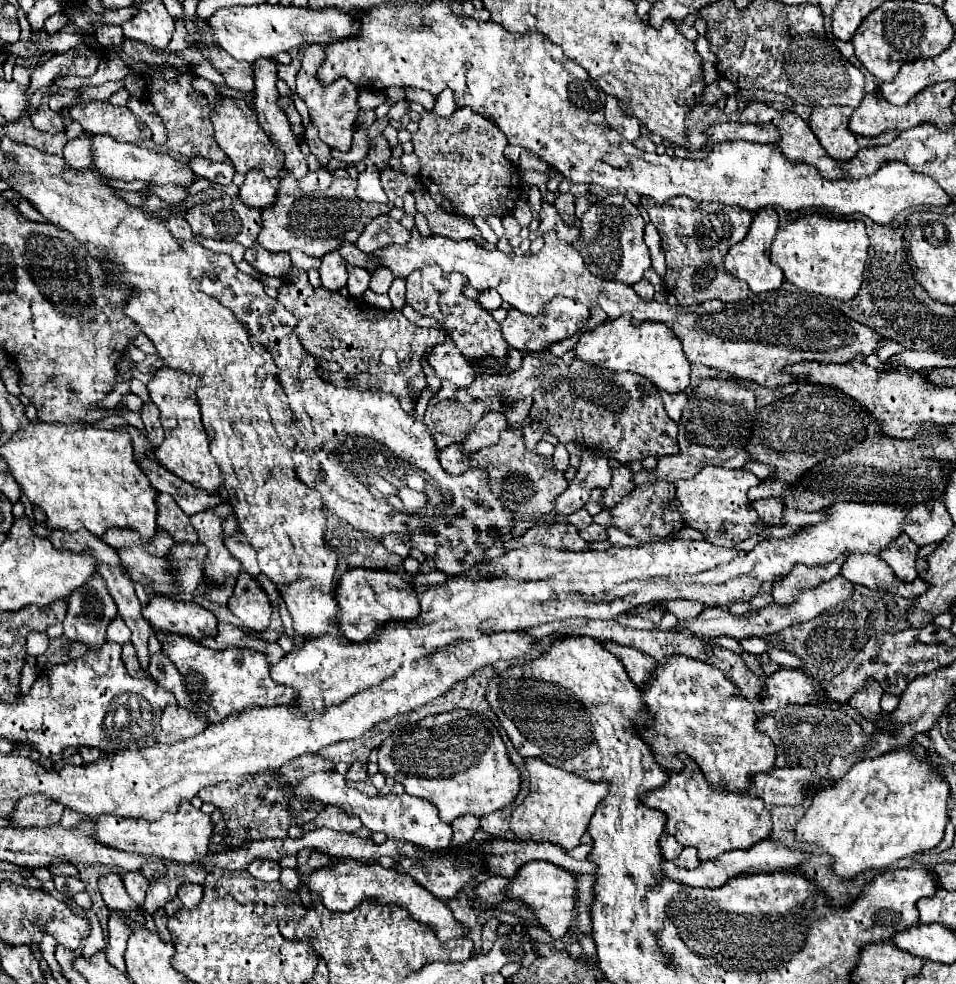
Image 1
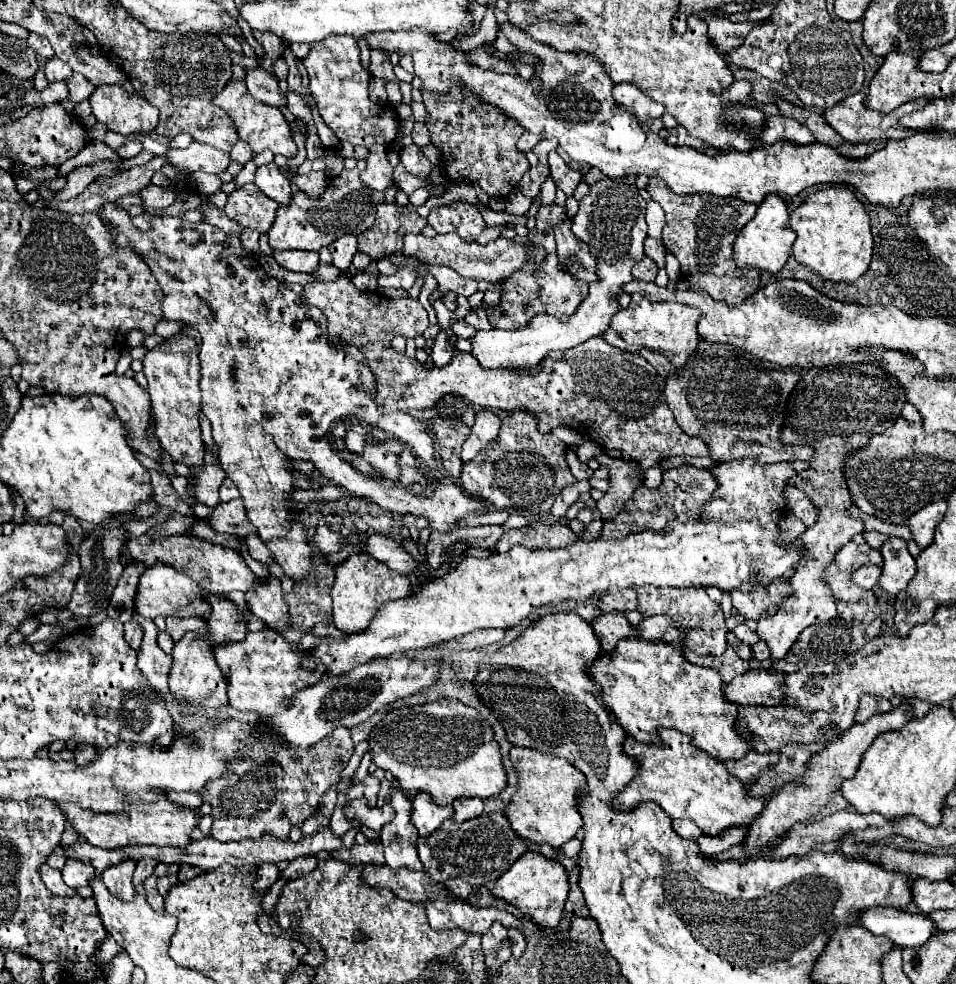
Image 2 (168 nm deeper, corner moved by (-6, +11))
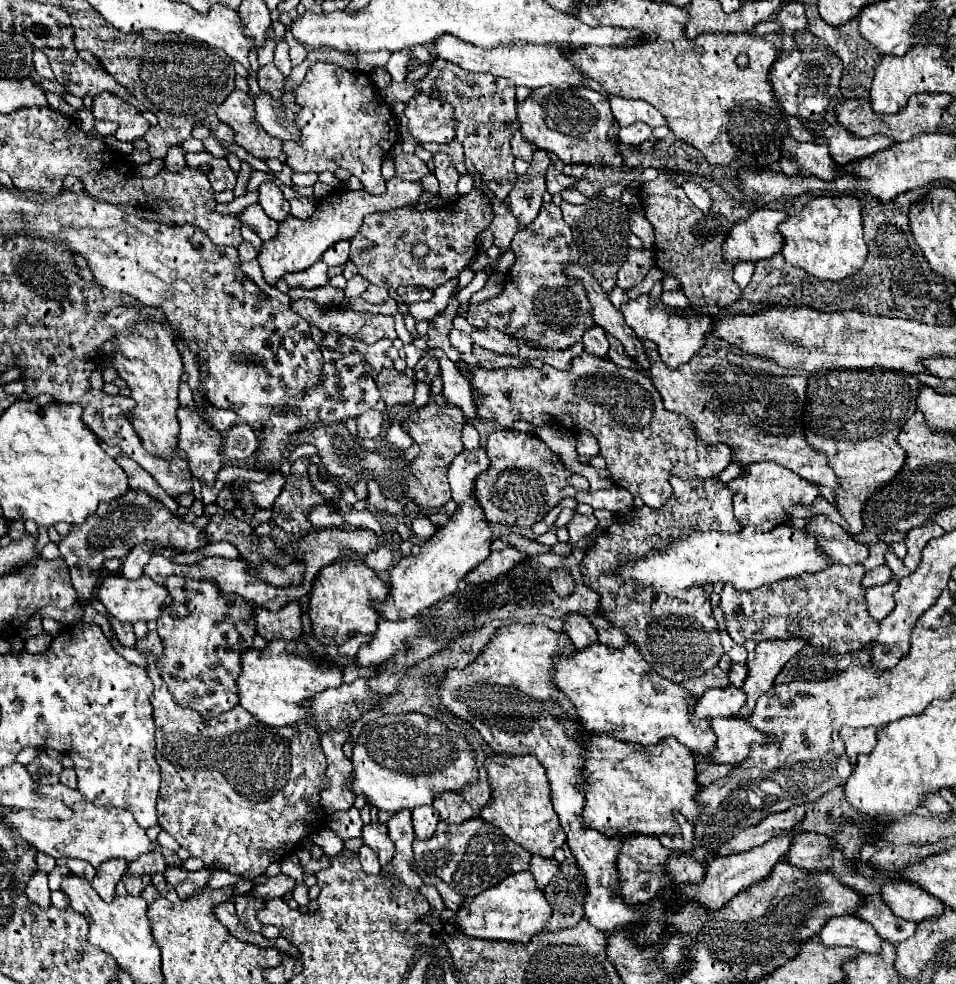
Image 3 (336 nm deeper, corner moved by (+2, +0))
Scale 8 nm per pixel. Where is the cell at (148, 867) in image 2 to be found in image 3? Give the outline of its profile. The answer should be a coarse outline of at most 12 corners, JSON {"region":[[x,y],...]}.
{"region":[[156,850],[142,854],[130,864],[130,874],[158,874],[166,862]]}

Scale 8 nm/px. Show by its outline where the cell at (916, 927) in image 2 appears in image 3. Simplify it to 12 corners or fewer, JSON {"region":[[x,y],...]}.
{"region":[[852,914],[830,918],[824,946],[878,954],[880,934]]}

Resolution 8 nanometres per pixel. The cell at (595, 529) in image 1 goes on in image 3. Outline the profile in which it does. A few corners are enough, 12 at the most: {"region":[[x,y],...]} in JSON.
{"region":[[574,514],[568,522],[570,544],[596,530],[596,516]]}

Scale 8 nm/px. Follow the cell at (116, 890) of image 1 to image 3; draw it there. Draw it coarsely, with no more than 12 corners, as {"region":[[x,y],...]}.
{"region":[[124,860],[104,862],[92,878],[92,888],[112,902],[116,884],[128,870]]}

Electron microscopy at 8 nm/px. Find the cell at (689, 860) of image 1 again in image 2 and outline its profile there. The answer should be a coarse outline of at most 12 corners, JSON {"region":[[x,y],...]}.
{"region":[[730,829],[718,837],[702,835],[698,843],[706,857],[740,843],[746,831]]}

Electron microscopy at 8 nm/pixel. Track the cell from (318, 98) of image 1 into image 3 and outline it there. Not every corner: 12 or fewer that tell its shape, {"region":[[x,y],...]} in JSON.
{"region":[[316,62],[294,90],[296,172],[382,194],[396,118],[364,72]]}

